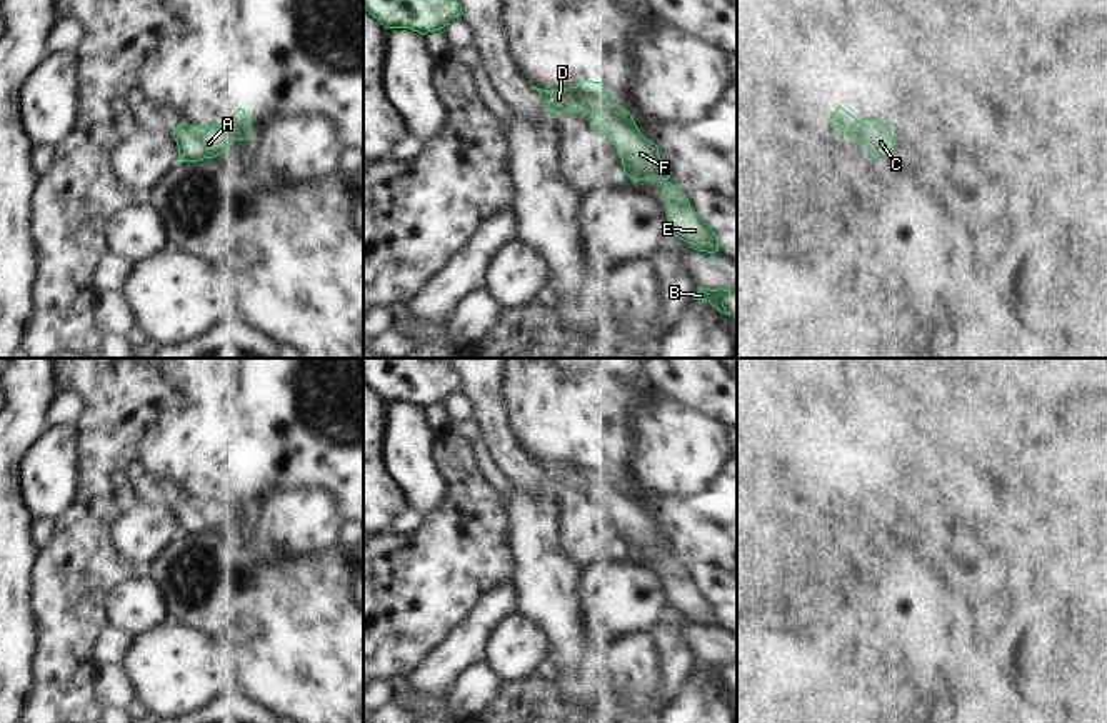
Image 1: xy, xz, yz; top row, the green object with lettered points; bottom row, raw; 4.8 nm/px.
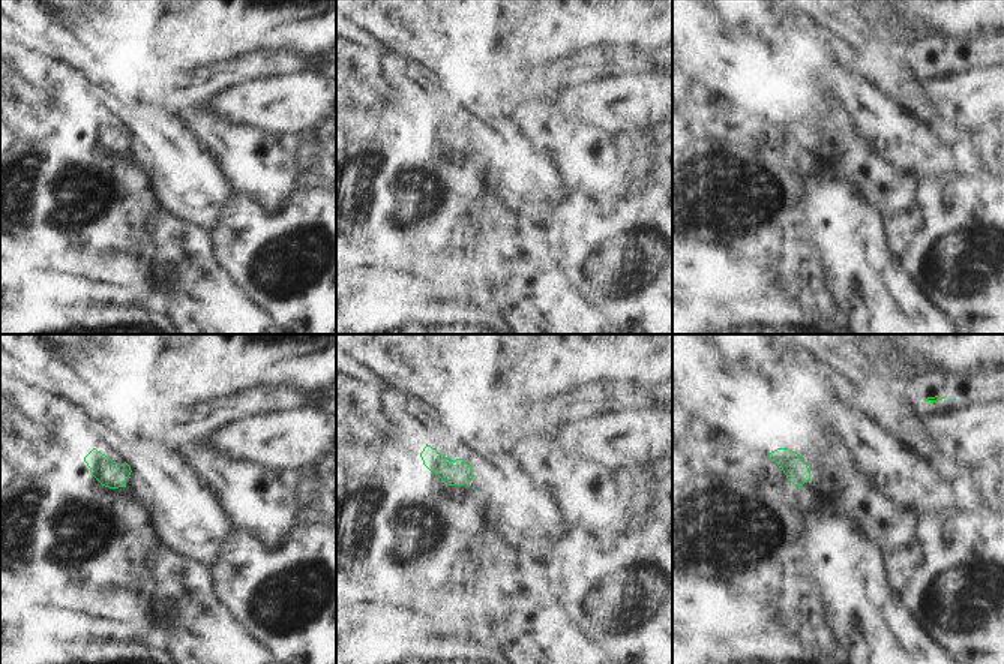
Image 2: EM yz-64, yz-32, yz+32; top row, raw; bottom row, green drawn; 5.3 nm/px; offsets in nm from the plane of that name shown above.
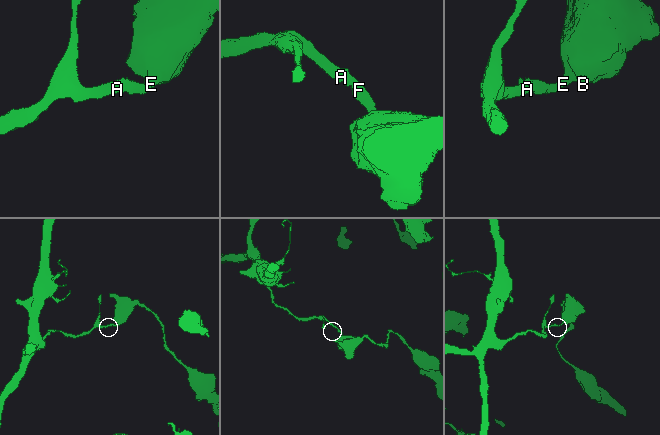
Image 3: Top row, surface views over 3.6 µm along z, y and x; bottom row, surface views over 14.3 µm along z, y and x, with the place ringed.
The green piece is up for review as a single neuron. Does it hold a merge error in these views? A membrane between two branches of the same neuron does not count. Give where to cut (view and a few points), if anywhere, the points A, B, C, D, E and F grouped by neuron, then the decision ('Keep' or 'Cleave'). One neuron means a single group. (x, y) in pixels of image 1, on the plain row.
No split. Groups: A B C D E F. Keep

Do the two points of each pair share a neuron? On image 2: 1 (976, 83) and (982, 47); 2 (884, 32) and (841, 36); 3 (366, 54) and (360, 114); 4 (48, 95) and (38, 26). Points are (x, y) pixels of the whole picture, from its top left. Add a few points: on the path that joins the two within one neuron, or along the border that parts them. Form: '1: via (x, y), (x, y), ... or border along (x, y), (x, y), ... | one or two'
1: border along (988, 57), (946, 62) | two
2: border along (860, 15), (851, 24), (851, 56), (844, 63) | two
3: border along (365, 95), (378, 111) | two
4: via (32, 78), (30, 42) | one

